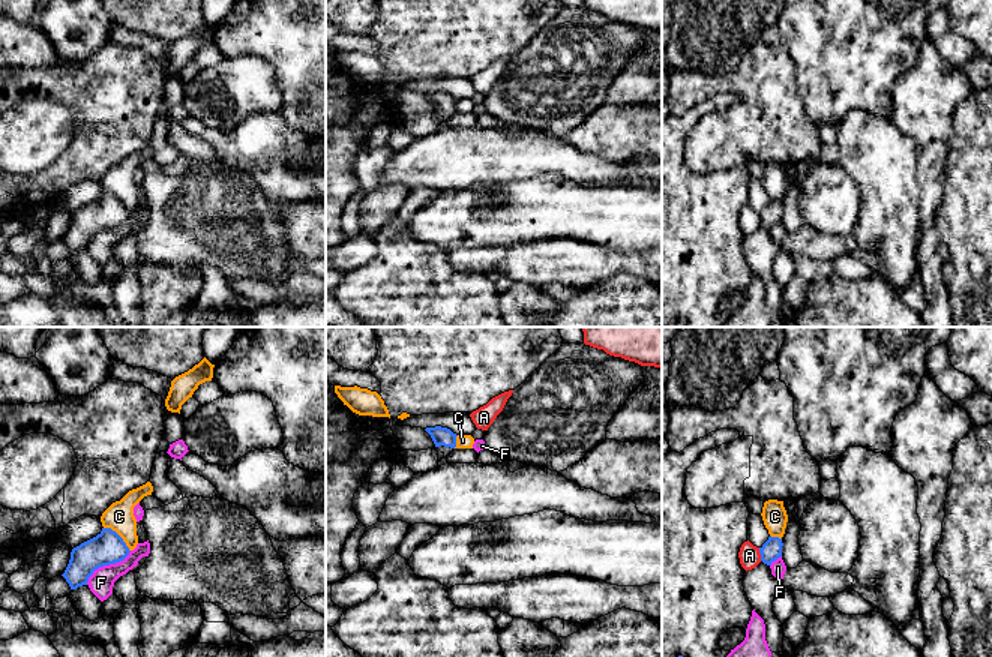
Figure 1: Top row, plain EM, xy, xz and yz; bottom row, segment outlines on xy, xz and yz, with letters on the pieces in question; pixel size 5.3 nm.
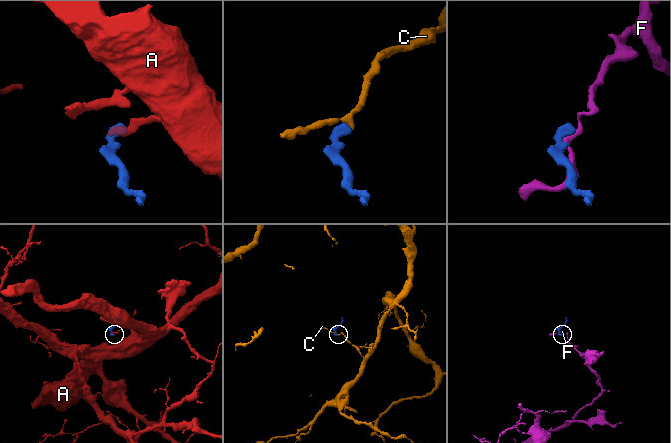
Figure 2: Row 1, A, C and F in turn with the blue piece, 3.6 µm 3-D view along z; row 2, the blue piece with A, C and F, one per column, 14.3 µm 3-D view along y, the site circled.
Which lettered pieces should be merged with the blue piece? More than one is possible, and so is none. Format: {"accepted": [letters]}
{"accepted": []}

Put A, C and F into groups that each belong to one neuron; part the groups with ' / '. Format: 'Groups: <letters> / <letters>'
Groups: A / C / F

